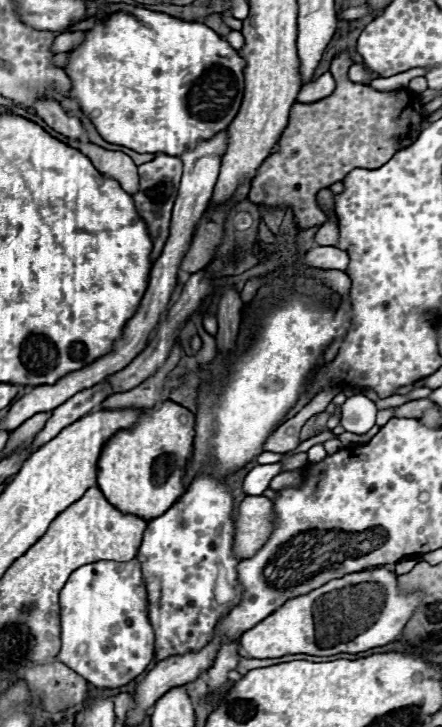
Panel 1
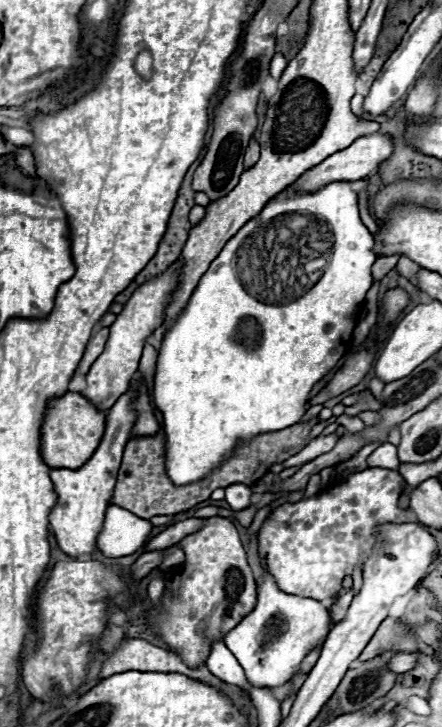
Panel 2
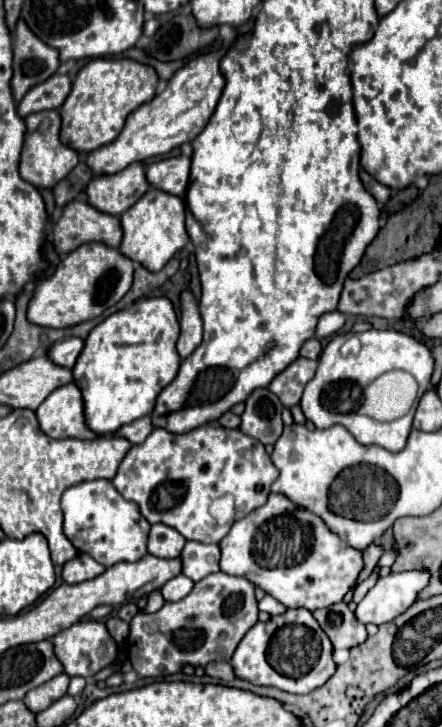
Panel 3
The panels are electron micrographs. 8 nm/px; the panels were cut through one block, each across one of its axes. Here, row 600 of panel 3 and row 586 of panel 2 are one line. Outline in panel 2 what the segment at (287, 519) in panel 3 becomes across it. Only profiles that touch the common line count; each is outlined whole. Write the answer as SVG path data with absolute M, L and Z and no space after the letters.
M366 468L346 478L344 484L330 486L326 494L316 494L296 504L280 504L262 524L258 536L258 552L266 558L280 590L314 600L334 596L342 578L368 558L378 524L410 522L410 510L398 508L398 486L402 482L402 476L394 470Z

